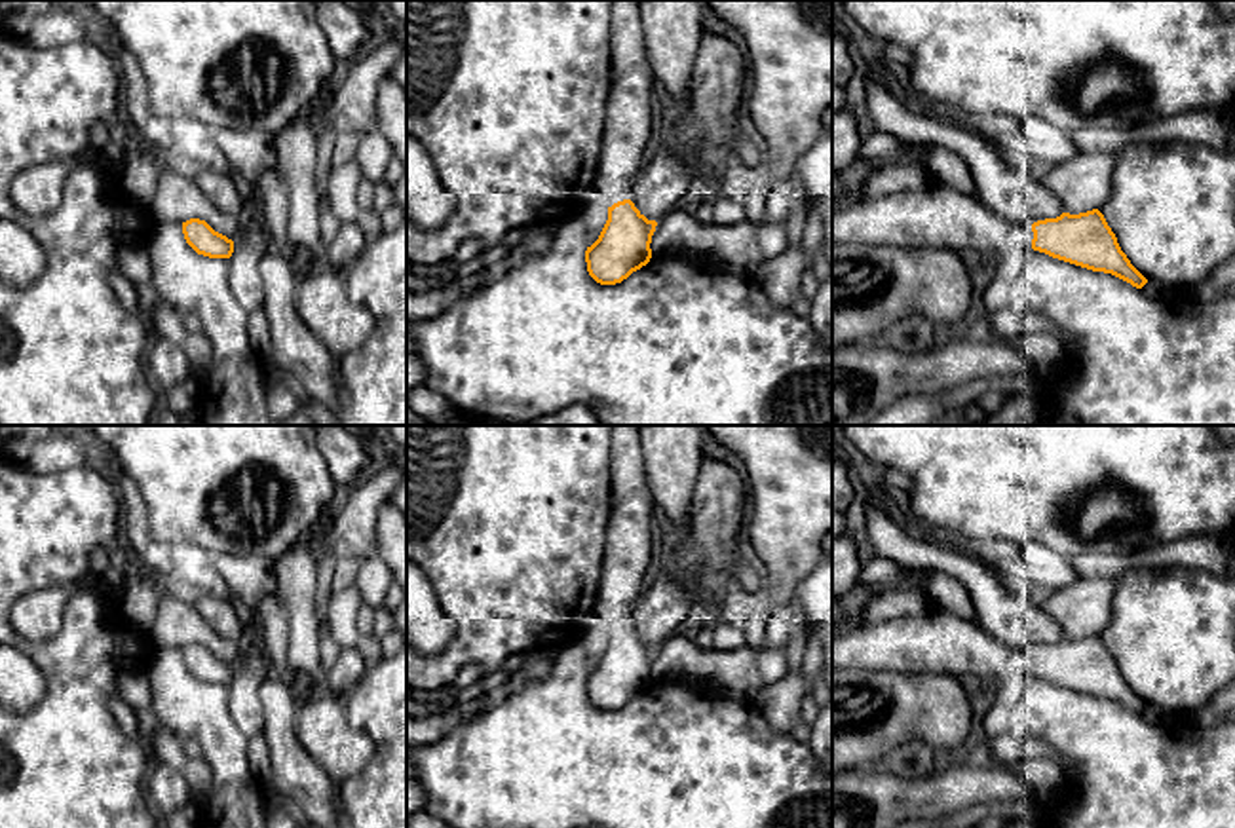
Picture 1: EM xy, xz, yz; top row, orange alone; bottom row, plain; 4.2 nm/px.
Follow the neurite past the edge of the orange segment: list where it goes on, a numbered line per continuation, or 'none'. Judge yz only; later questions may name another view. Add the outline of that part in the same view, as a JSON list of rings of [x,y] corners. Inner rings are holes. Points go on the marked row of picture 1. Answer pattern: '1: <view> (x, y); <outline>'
1: yz (941, 217); [[[940,184],[832,209],[832,245],[937,247],[1016,262],[1032,239],[1032,224],[1009,222],[978,196]]]

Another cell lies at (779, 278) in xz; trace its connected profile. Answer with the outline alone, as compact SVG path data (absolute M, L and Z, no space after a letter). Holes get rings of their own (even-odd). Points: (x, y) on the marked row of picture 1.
M800 241L788 245L779 256L762 262L752 277L775 306L790 310L804 272L806 253Z

